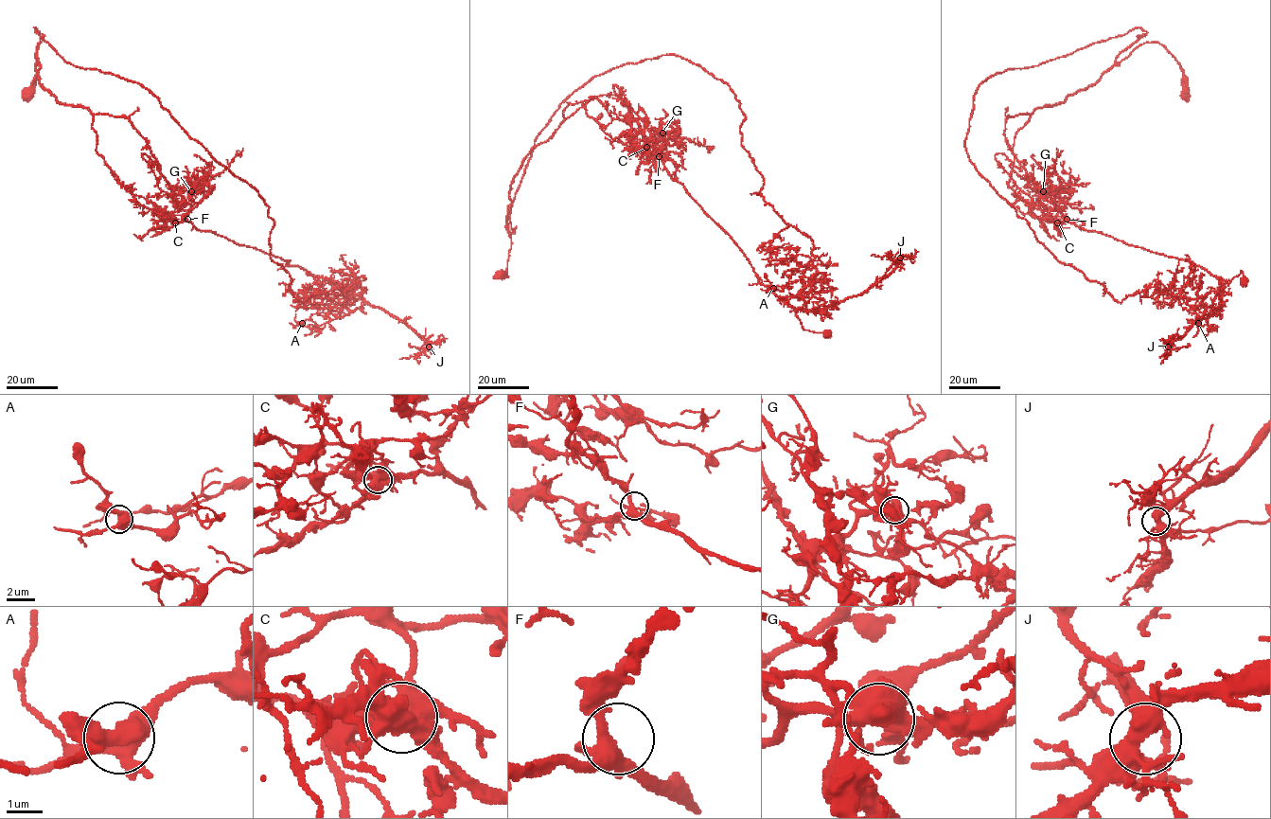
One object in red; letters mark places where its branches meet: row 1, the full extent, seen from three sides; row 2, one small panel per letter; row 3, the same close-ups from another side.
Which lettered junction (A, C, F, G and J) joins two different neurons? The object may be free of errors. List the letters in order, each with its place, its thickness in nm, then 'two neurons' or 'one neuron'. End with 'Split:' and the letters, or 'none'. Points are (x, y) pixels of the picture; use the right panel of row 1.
A: (1198, 323) | 500 nm | one neuron
C: (1057, 222) | 550 nm | two neurons
F: (1067, 219) | 360 nm | one neuron
G: (1043, 191) | 480 nm | one neuron
J: (1168, 347) | 440 nm | one neuron
Split: C

